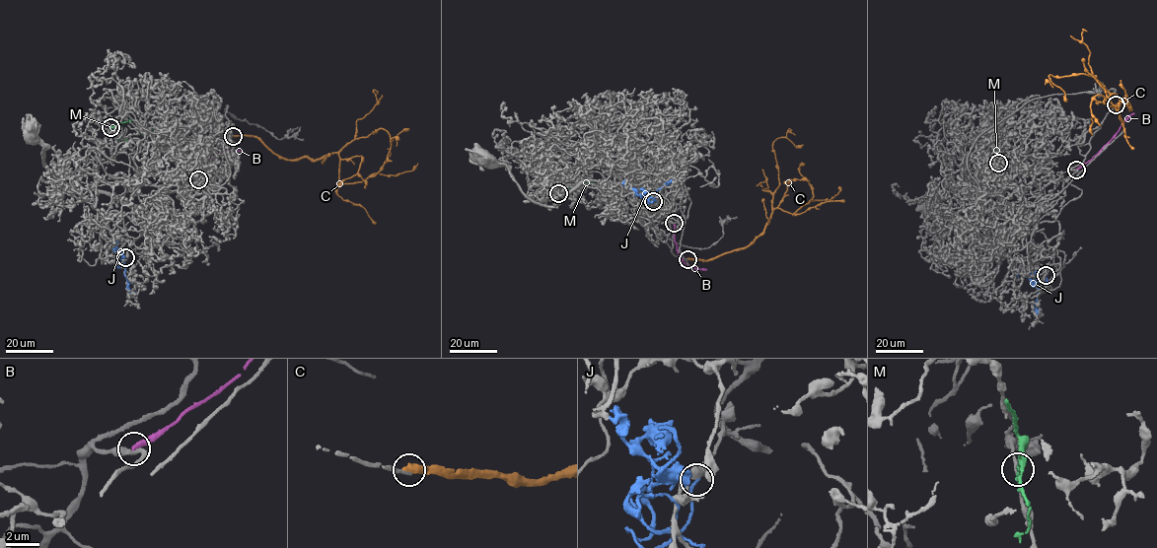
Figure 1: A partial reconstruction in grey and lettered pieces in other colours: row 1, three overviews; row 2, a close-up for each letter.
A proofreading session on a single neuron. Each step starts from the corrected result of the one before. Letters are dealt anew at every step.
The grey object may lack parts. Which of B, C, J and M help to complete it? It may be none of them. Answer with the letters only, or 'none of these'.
none of these

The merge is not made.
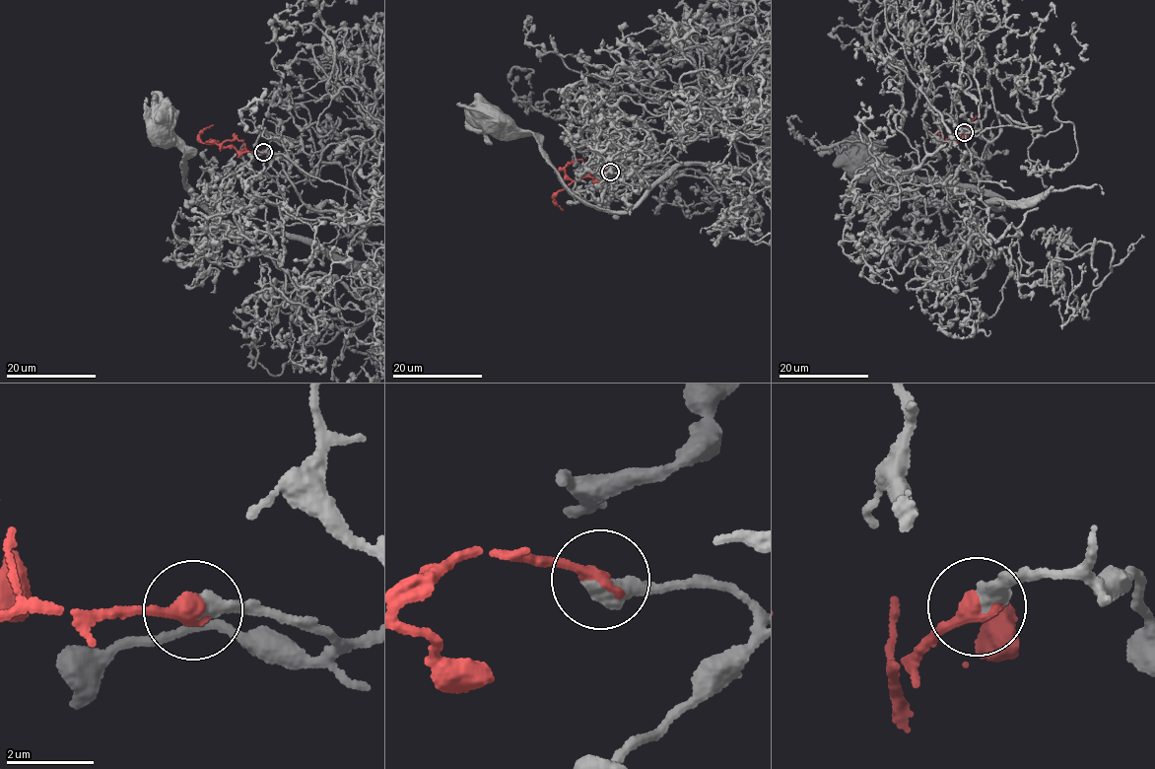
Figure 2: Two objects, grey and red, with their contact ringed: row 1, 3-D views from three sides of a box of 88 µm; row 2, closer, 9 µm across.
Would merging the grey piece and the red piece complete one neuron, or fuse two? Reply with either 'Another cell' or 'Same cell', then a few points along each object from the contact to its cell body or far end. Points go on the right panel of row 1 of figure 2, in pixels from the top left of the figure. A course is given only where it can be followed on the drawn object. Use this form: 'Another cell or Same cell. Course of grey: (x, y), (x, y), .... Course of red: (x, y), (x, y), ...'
Same cell. Course of red: (963, 131), (954, 138), (955, 141), (977, 115)

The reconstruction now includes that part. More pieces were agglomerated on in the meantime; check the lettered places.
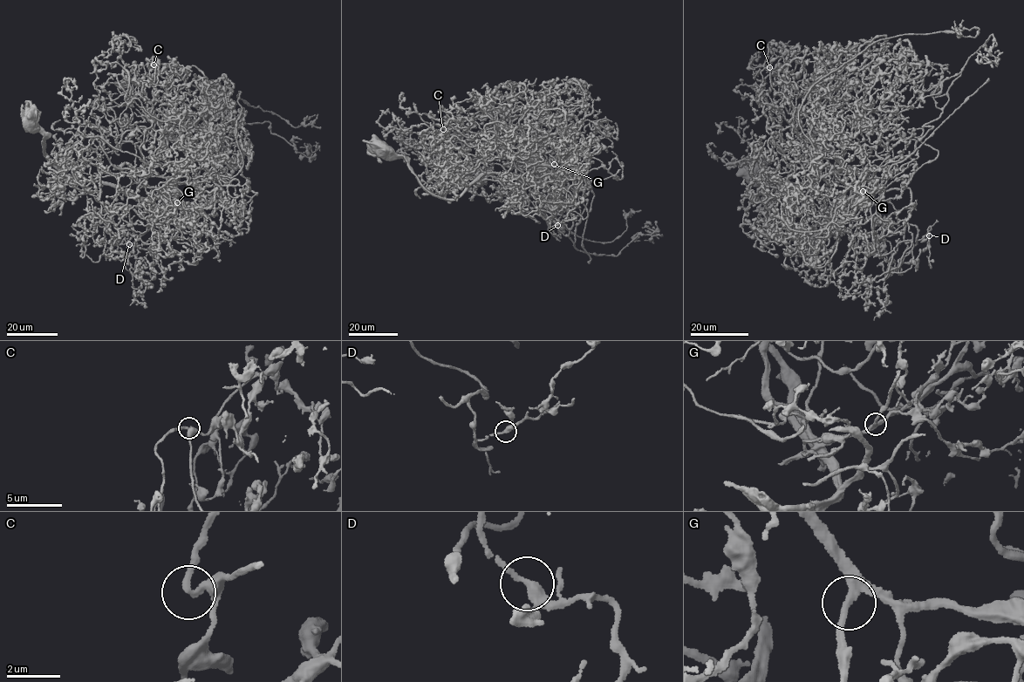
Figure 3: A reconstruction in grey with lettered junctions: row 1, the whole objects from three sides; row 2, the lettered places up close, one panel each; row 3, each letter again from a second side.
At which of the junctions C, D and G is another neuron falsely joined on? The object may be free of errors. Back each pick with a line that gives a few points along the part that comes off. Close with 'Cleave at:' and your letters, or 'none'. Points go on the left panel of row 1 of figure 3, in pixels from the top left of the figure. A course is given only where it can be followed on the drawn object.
G: (177, 202), (192, 202), (201, 208), (210, 219), (210, 235), (218, 234), (223, 208), (242, 207), (242, 217)
Cleave at: G

